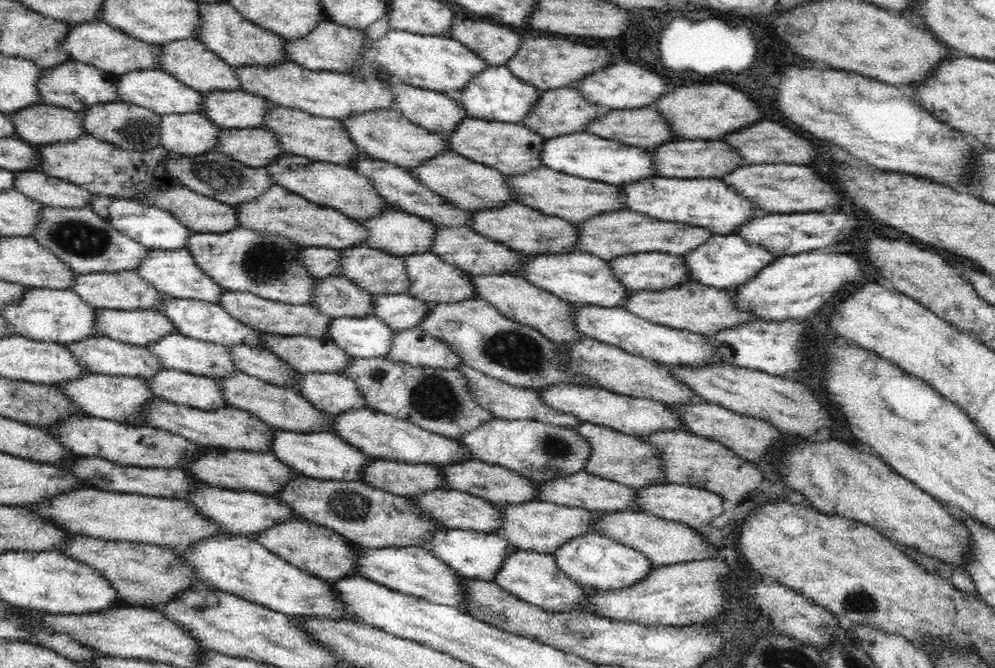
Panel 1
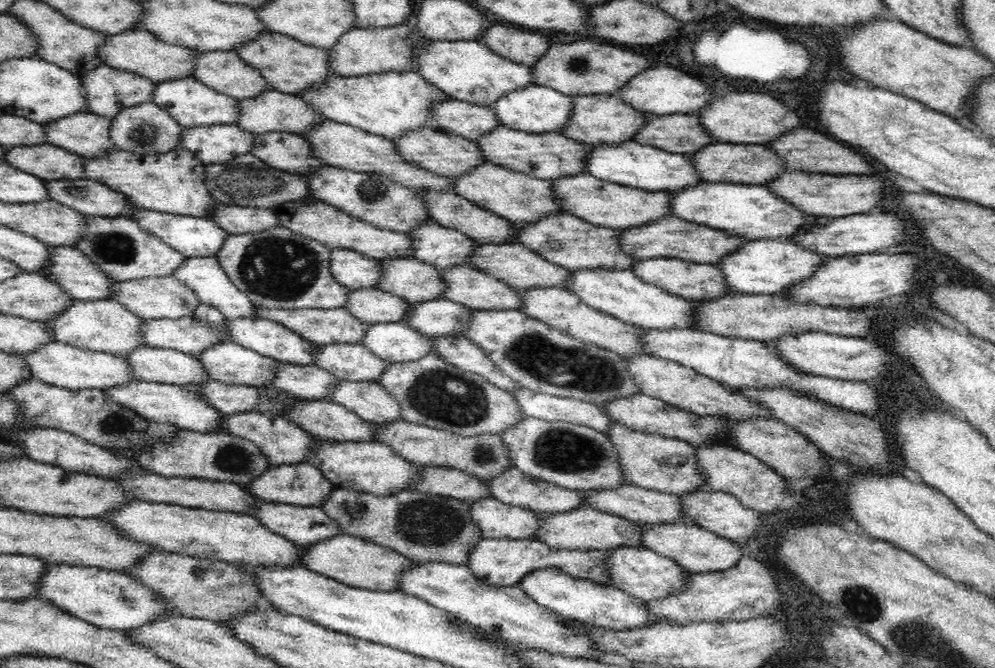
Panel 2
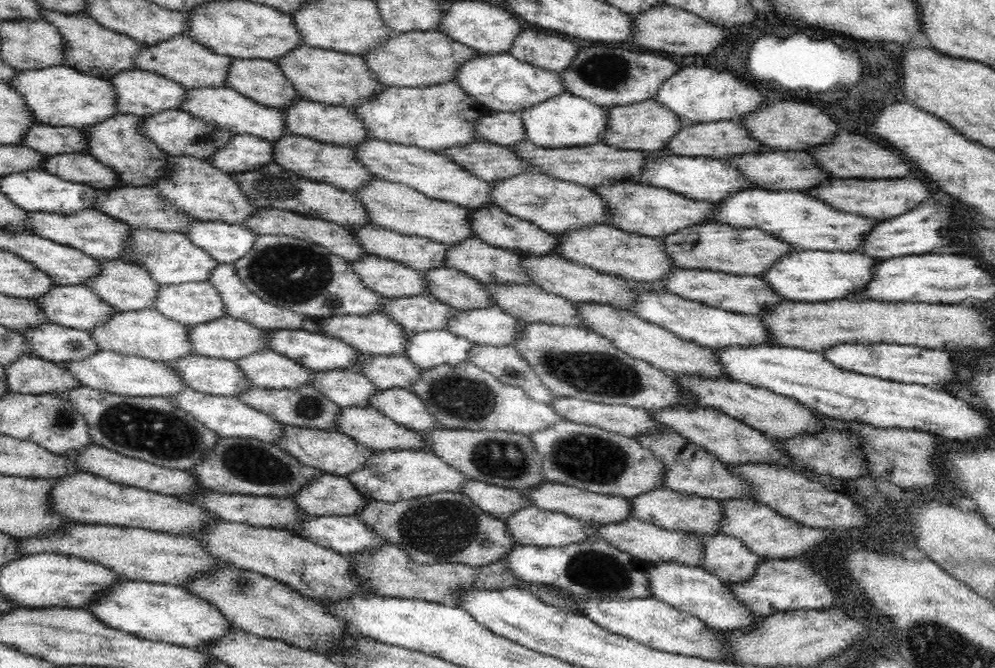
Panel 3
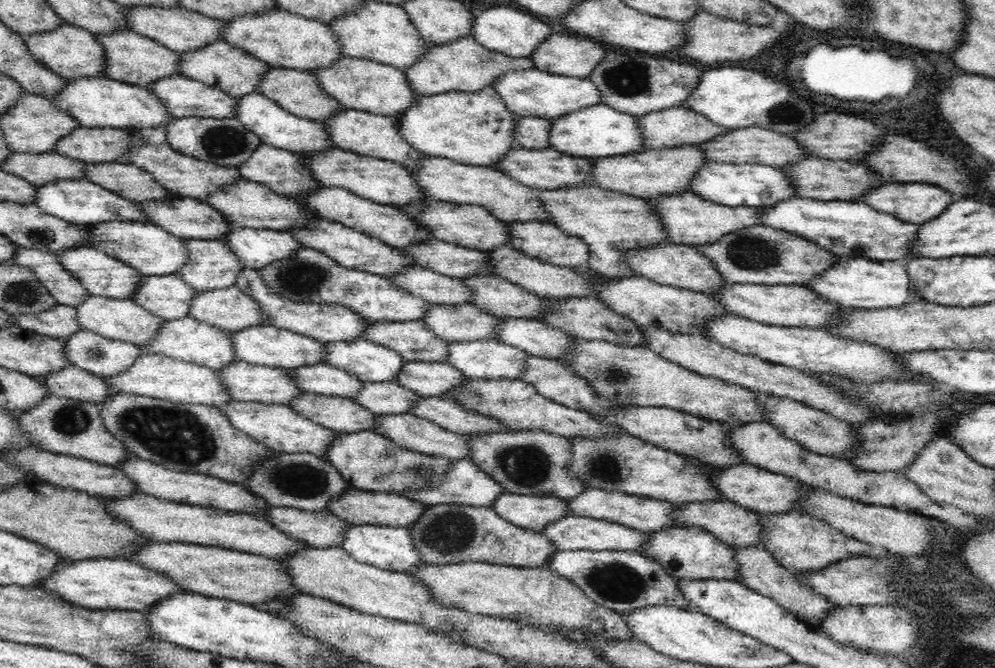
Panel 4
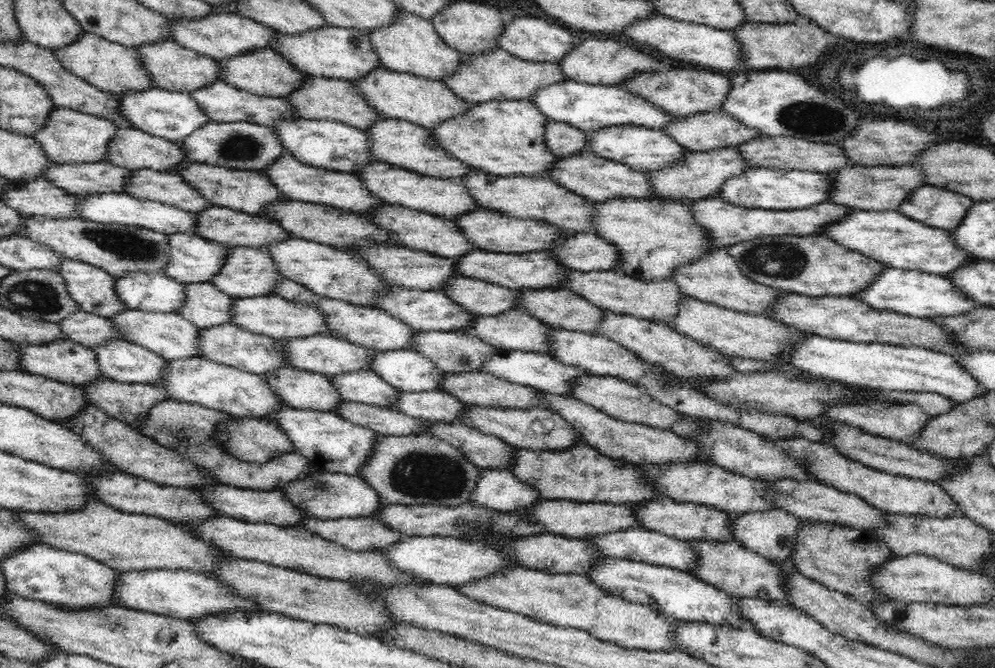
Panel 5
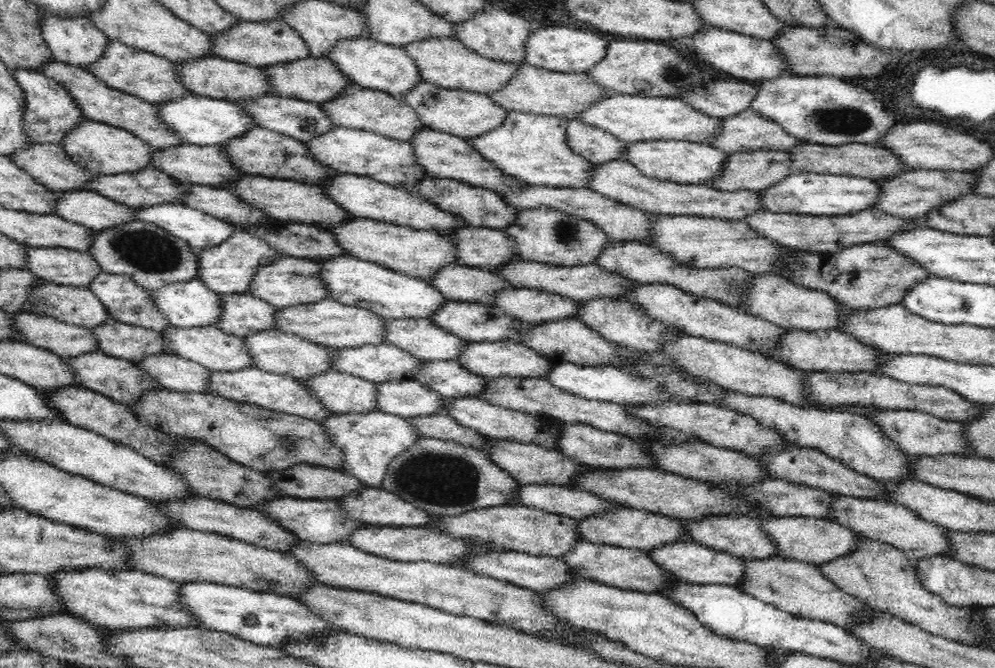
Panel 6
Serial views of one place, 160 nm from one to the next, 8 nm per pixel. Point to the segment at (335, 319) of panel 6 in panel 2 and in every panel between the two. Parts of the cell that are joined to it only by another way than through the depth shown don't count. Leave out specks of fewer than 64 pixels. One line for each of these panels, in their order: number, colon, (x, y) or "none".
2: (149, 297)
3: (190, 303)
4: (229, 308)
5: (270, 315)

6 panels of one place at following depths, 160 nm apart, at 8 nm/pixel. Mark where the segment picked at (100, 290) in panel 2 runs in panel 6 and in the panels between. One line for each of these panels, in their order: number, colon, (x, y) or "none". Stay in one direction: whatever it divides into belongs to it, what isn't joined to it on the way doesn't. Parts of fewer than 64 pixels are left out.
3: (124, 286)
4: (168, 296)
5: (204, 306)
6: (241, 313)

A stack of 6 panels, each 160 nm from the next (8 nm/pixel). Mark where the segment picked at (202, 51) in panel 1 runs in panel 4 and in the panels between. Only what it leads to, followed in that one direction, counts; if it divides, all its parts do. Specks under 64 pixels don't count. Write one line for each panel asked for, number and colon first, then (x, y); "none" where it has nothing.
2: (225, 72)
3: (261, 80)
4: (298, 92)

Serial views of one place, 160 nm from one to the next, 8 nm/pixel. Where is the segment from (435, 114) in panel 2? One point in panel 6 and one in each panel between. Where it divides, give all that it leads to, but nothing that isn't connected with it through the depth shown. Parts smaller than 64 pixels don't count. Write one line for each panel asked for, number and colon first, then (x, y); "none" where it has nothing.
3: (506, 129)
4: (529, 132)
5: (562, 139)
6: (595, 145)

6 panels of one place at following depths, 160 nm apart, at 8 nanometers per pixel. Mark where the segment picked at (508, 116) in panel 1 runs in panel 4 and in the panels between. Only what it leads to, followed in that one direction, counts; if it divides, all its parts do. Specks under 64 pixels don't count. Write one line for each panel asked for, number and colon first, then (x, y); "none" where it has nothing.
2: (534, 108)
3: (564, 120)
4: (596, 131)

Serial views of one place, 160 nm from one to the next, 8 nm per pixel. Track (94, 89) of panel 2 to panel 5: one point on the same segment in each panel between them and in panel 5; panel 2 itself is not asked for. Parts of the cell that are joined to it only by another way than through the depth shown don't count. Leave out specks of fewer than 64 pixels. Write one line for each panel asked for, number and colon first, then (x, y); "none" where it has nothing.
3: (139, 92)
4: (182, 97)
5: (221, 102)

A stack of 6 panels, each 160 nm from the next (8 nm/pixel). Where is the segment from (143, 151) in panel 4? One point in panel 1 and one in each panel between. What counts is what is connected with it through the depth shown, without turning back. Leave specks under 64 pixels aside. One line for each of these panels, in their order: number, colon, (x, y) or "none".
1: (39, 124)
2: (88, 135)
3: (114, 142)

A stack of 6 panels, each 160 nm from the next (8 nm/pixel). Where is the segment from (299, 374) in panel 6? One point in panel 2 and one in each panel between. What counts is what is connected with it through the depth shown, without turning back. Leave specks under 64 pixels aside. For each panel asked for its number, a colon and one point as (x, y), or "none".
2: (107, 326)
3: (147, 333)
4: (186, 339)
5: (229, 344)

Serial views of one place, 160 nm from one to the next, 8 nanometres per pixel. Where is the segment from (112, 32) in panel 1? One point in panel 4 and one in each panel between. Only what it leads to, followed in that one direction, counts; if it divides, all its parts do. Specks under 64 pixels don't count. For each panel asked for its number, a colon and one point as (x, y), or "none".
2: (137, 51)
3: (181, 59)
4: (219, 65)

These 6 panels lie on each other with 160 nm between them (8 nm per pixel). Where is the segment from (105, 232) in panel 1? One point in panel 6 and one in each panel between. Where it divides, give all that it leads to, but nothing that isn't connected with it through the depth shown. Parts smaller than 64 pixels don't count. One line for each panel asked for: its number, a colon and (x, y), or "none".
2: (116, 245)
3: (169, 257)
4: (210, 264)
5: (247, 271)
6: (287, 281)

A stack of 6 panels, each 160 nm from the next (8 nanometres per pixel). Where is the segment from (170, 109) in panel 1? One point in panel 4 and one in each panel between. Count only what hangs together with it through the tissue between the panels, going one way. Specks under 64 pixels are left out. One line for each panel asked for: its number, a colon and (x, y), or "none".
2: (191, 103)
3: (223, 107)
4: (275, 126)

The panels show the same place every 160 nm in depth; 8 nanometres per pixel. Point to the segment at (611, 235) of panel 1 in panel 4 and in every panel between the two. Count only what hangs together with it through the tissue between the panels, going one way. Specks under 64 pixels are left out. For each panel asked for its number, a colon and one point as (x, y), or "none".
2: (668, 236)
3: (714, 246)
4: (757, 254)

